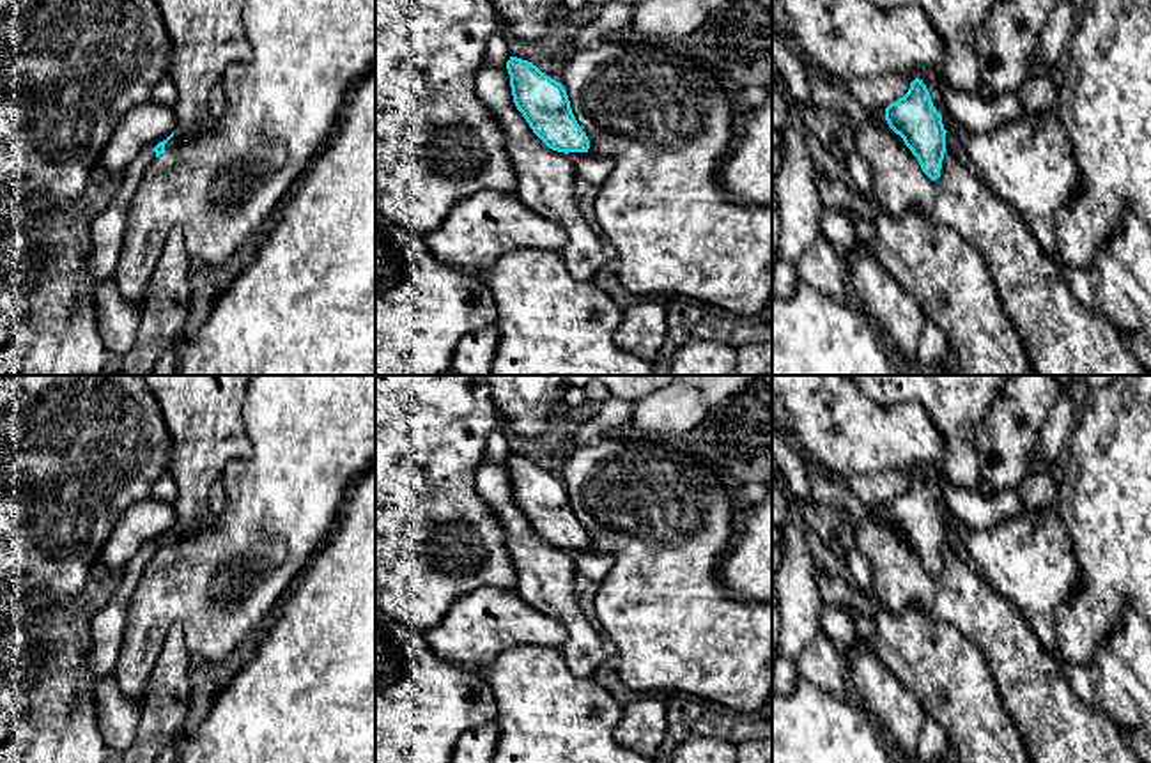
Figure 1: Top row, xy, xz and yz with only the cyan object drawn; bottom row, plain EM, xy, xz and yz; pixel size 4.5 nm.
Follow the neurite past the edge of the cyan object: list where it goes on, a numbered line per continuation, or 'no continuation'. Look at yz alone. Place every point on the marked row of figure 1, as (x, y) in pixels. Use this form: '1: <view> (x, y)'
1: yz (937, 98)

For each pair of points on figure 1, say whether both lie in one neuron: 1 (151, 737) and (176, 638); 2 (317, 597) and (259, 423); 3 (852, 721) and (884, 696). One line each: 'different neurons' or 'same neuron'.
1: same neuron
2: different neurons
3: different neurons

